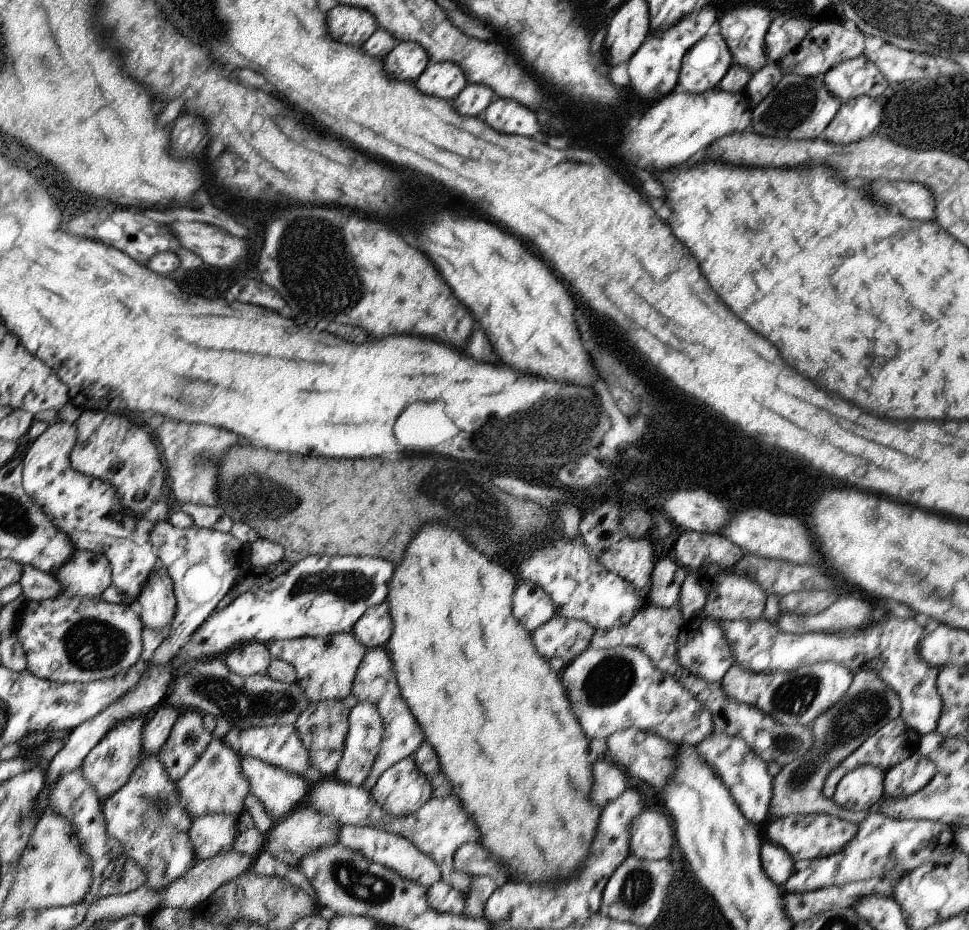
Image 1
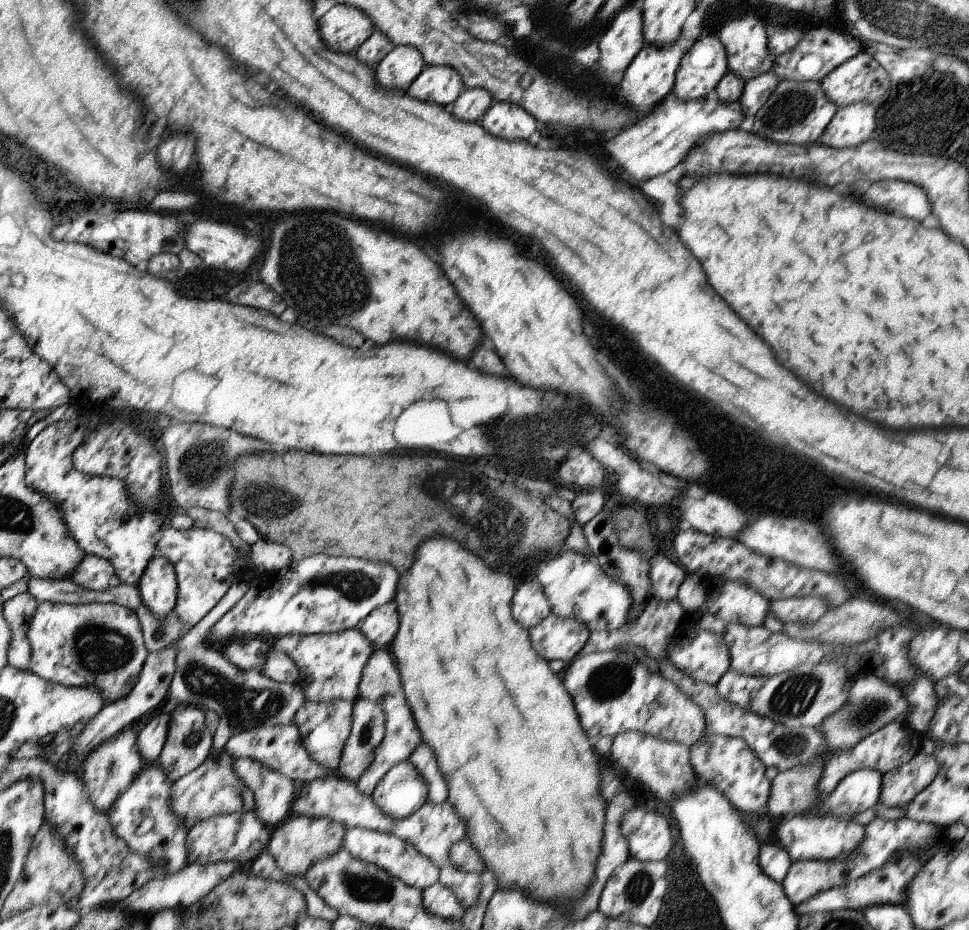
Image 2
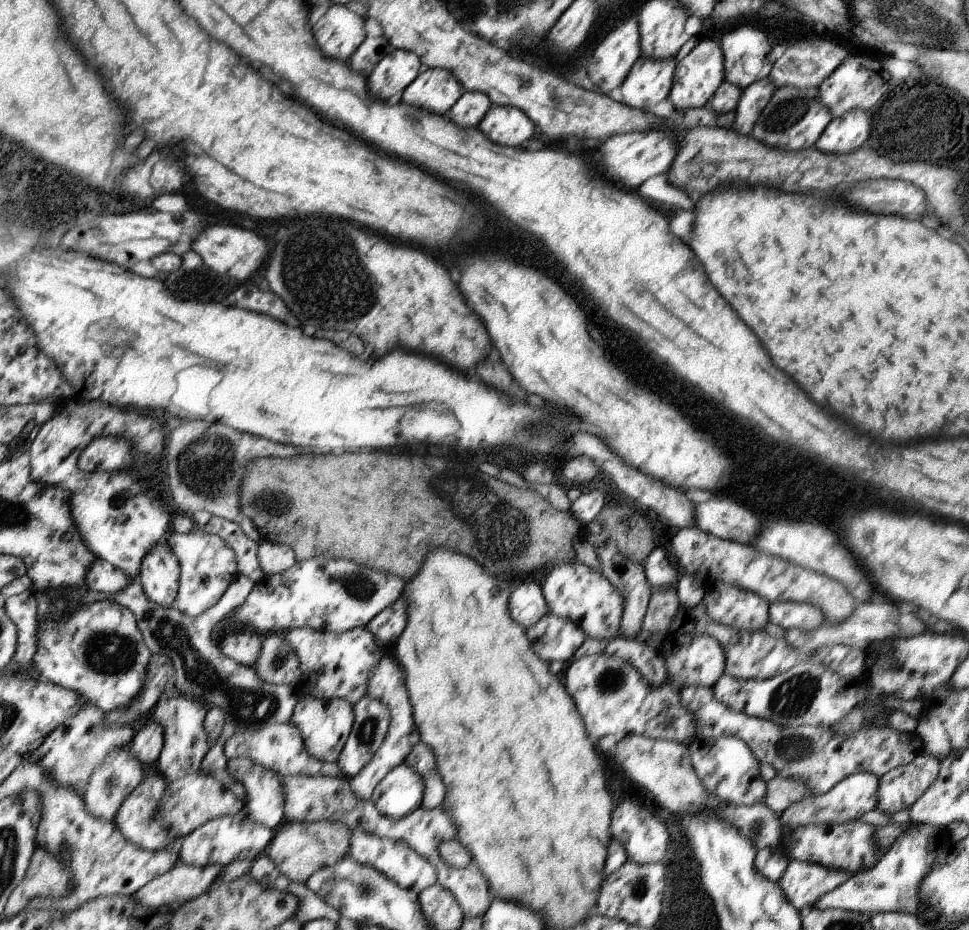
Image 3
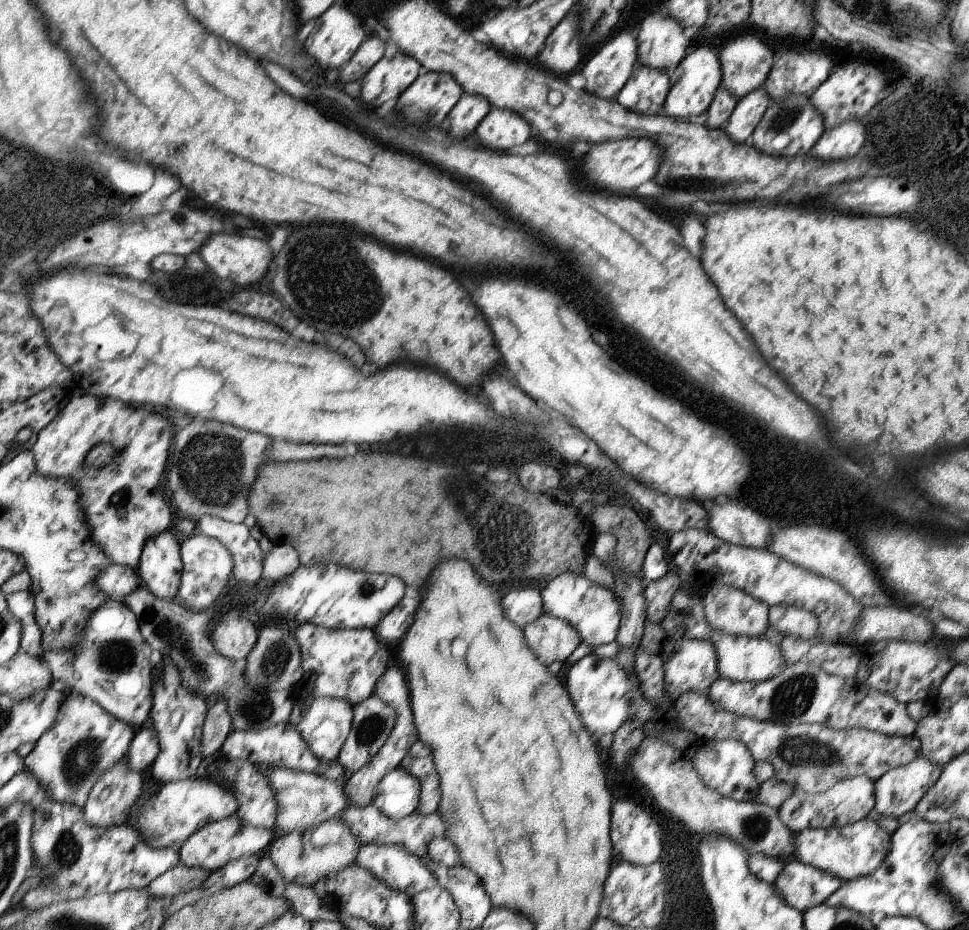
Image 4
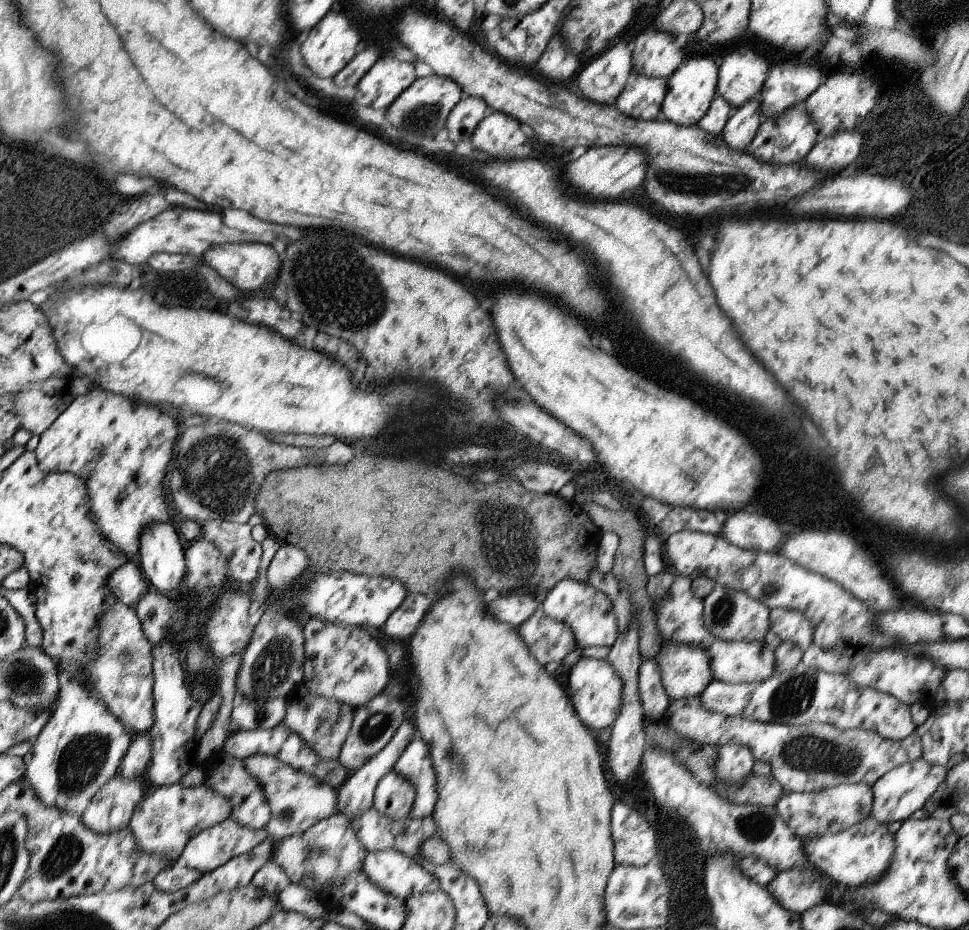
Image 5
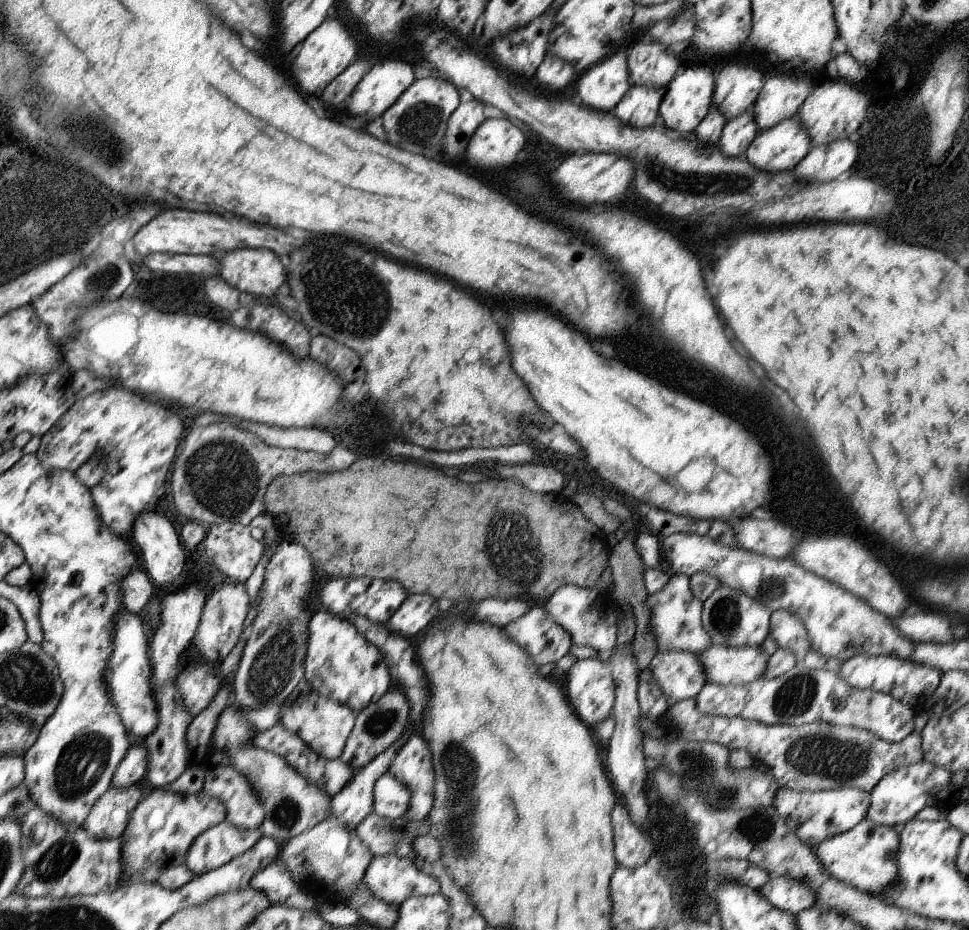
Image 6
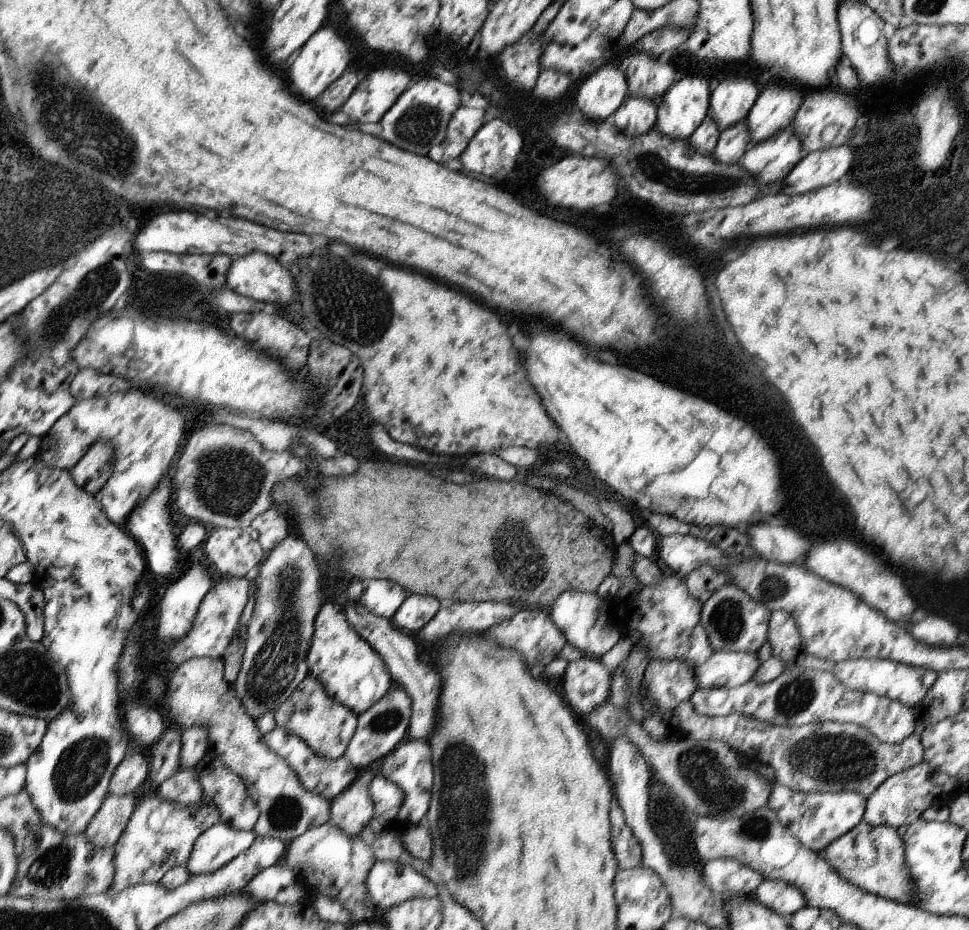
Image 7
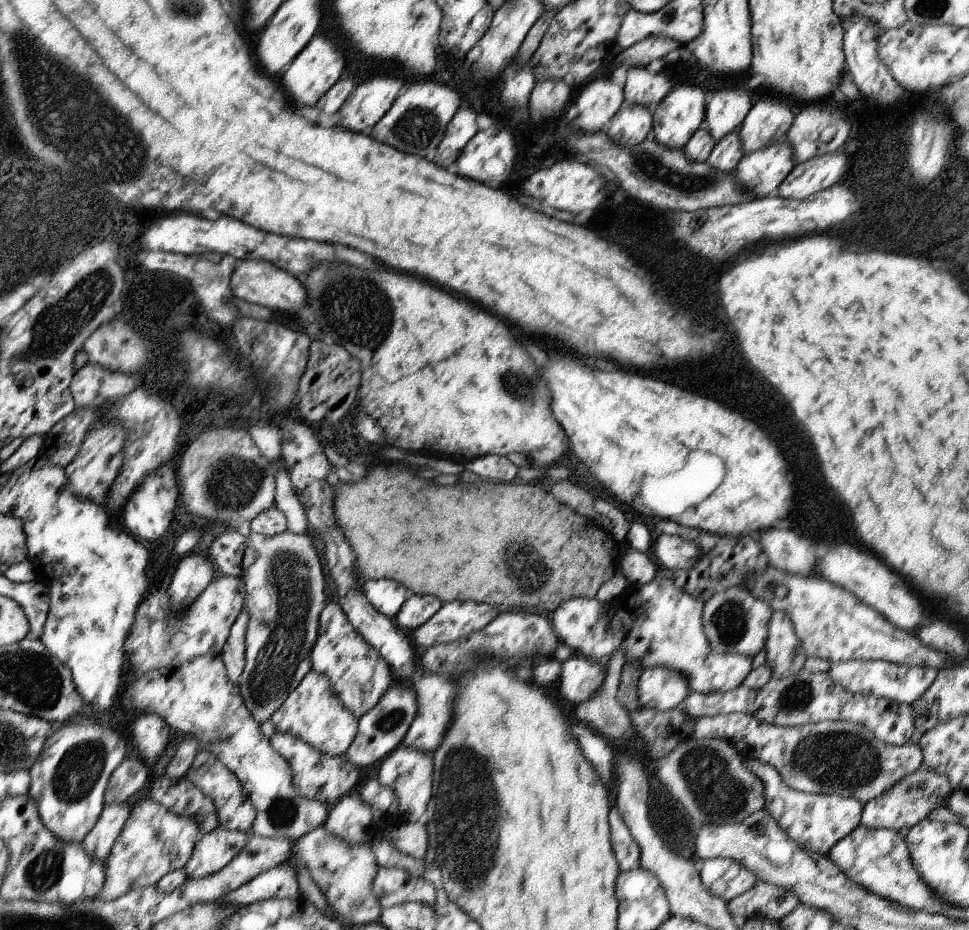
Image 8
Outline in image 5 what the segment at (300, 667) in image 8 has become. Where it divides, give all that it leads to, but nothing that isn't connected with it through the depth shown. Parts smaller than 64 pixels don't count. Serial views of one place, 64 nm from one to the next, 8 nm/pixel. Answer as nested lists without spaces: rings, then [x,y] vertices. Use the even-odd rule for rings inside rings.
[[[282,543],[267,568],[269,594],[278,597],[278,592],[284,592],[288,582],[298,578],[306,570],[306,566],[310,568],[310,560],[305,549]],[[273,604],[262,615],[253,628],[252,640],[242,655],[242,670],[236,678],[236,692],[248,700],[265,701],[270,698],[286,698],[303,682],[304,676],[304,638],[302,626],[286,618],[280,606]]]

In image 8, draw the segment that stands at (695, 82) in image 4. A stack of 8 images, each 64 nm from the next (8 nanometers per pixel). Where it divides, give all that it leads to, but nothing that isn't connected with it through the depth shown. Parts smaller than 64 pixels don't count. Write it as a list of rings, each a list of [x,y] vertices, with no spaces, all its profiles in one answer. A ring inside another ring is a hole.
[[[678,84],[652,111],[654,120],[652,120],[651,137],[654,139],[654,142],[658,142],[663,147],[669,147],[671,151],[683,150],[685,144],[694,136],[694,132],[704,126],[706,112],[704,90],[700,86],[688,86],[688,84],[680,86]]]

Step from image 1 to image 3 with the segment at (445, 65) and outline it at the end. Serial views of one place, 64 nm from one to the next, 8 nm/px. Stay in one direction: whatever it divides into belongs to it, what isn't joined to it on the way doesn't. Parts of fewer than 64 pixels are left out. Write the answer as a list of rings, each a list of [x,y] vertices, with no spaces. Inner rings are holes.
[[[432,68],[422,72],[404,92],[402,100],[430,112],[444,114],[464,93],[457,77],[446,69]]]

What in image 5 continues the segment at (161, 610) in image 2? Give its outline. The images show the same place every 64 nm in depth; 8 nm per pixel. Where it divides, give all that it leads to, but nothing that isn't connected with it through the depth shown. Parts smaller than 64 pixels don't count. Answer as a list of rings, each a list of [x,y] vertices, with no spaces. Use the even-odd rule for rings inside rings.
[[[170,521],[148,523],[146,529],[141,533],[140,539],[141,548],[137,564],[149,589],[162,595],[170,594],[172,590],[178,590],[182,576],[187,570],[184,570],[185,554],[182,552],[180,538],[176,536],[176,530],[170,526]]]

